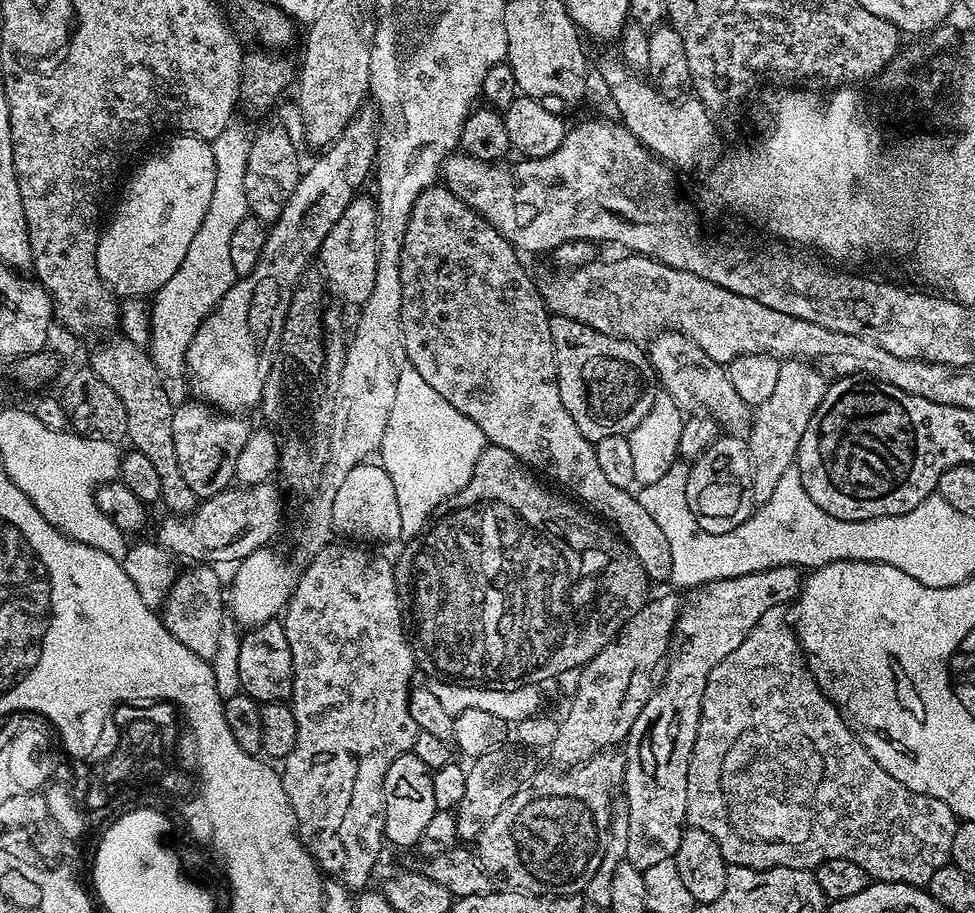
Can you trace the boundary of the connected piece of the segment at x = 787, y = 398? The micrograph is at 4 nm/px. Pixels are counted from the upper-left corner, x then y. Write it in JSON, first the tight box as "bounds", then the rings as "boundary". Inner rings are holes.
{"bounds":[746,358,828,505],"boundary":[[[793,358],[780,364],[774,390],[766,402],[754,408],[752,426],[746,433],[752,467],[752,499],[757,505],[766,503],[770,494],[774,494],[774,486],[778,486],[782,470],[795,465],[802,434],[806,434],[806,426],[810,426],[810,418],[814,410],[818,410],[828,385],[825,373],[807,360]]]}

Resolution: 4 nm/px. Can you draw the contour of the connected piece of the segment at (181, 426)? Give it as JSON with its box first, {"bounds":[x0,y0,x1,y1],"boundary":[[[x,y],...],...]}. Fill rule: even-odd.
{"bounds":[172,402,250,498],"boundary":[[[191,402],[173,407],[172,425],[174,426],[174,450],[178,454],[178,470],[182,470],[182,478],[186,480],[186,486],[194,490],[198,498],[207,498],[224,491],[233,483],[236,475],[236,463],[238,454],[242,454],[242,446],[246,446],[246,438],[250,431],[250,425],[240,414],[229,414],[219,411],[203,402]]]}

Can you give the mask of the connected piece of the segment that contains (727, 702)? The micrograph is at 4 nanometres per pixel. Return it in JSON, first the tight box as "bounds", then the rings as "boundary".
{"bounds":[686,607,958,886],"boundary":[[[783,607],[766,610],[766,614],[762,614],[762,618],[758,618],[758,622],[750,630],[750,634],[746,634],[742,646],[738,646],[738,650],[734,650],[734,654],[726,654],[726,658],[722,658],[722,662],[718,662],[718,666],[714,666],[714,670],[710,670],[710,678],[706,682],[706,690],[702,694],[702,714],[700,715],[700,725],[698,726],[698,738],[694,742],[694,754],[690,758],[690,774],[686,782],[687,827],[706,830],[706,834],[710,834],[710,838],[714,838],[714,842],[718,842],[718,850],[722,850],[722,858],[730,866],[737,864],[738,866],[746,866],[747,868],[807,868],[815,870],[817,866],[830,858],[846,858],[850,862],[858,862],[858,866],[862,866],[862,870],[866,870],[868,877],[876,882],[883,882],[885,884],[914,884],[917,886],[928,885],[930,878],[934,878],[935,872],[942,870],[942,866],[946,866],[951,861],[958,817],[950,810],[950,806],[946,806],[946,802],[938,802],[938,798],[930,798],[926,794],[918,794],[914,790],[902,786],[902,782],[898,782],[898,778],[890,778],[890,774],[886,774],[886,770],[882,770],[882,766],[878,766],[878,762],[874,762],[870,750],[866,746],[862,746],[862,742],[854,734],[854,730],[850,730],[850,726],[844,721],[842,713],[836,709],[836,705],[833,704],[831,698],[820,689],[818,682],[812,676],[812,671],[808,669],[804,658],[804,649],[800,647],[798,633],[790,623],[789,613],[787,616],[784,611]]]}

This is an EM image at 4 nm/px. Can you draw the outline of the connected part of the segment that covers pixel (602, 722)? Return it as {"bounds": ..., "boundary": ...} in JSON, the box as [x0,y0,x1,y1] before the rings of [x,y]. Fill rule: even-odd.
{"bounds":[550,591,681,770],"boundary":[[[675,591],[665,596],[653,595],[645,600],[644,605],[638,609],[625,623],[624,627],[613,636],[603,650],[591,660],[590,663],[579,669],[576,680],[576,689],[572,692],[572,701],[568,704],[568,713],[564,720],[558,723],[558,738],[554,738],[550,755],[557,769],[567,770],[584,764],[591,756],[596,756],[605,750],[615,749],[627,741],[630,730],[634,726],[634,718],[642,714],[642,706],[652,697],[656,664],[663,665],[670,652],[672,634],[676,630],[676,619],[680,613],[681,597]]]}

